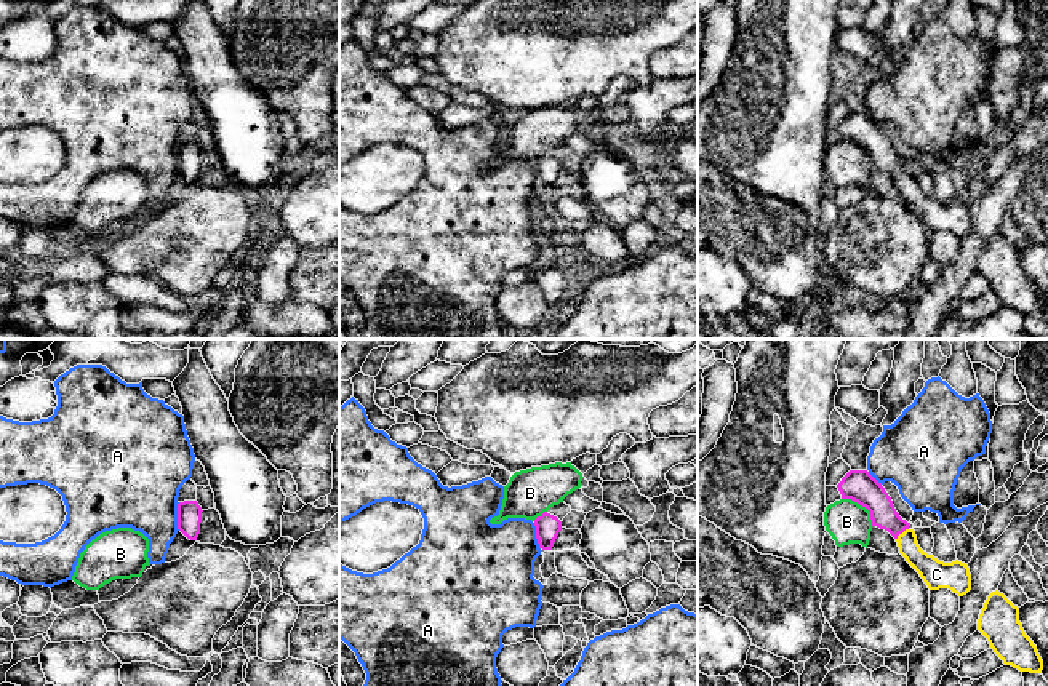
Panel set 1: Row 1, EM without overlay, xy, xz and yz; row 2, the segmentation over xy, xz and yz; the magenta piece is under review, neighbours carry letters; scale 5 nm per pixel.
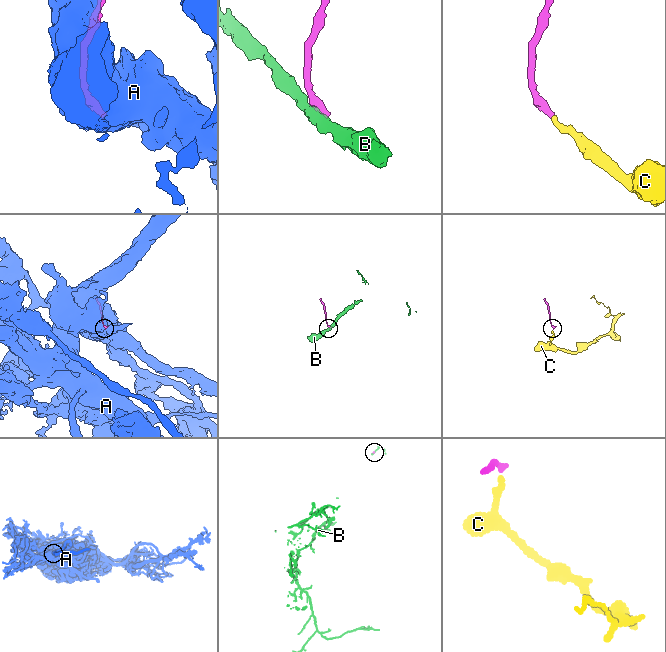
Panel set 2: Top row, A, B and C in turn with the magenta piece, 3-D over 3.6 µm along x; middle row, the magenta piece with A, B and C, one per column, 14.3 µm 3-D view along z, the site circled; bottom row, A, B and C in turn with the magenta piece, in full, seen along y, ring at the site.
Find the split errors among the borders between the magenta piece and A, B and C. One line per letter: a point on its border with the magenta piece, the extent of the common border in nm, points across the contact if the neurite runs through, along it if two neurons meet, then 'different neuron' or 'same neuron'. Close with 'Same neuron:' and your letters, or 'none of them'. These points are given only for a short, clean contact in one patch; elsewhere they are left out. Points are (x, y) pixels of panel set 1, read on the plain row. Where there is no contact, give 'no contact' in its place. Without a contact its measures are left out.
A: meets magenta in xy at (178, 159); contact 140 nm long; different neuron
B: meets magenta in yz at (863, 147); contact 220 nm long; border along yz (842, 139), (850, 139), (861, 146), (869, 154), (872, 167); different neuron
C: meets magenta in yz at (901, 175); contact 90 nm long; runs through yz (871, 136), (901, 175), (908, 187), (933, 213); same neuron
Same neuron: C

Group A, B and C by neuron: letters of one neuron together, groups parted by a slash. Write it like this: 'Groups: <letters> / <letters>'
Groups: A / B / C

